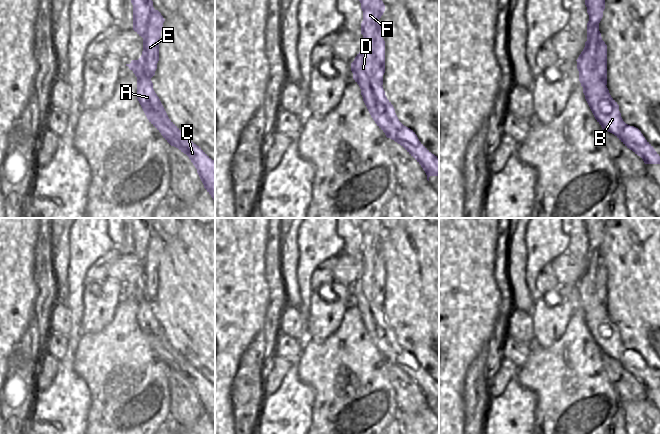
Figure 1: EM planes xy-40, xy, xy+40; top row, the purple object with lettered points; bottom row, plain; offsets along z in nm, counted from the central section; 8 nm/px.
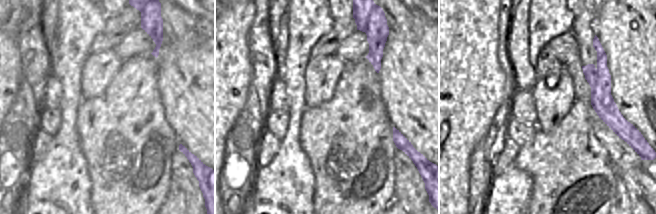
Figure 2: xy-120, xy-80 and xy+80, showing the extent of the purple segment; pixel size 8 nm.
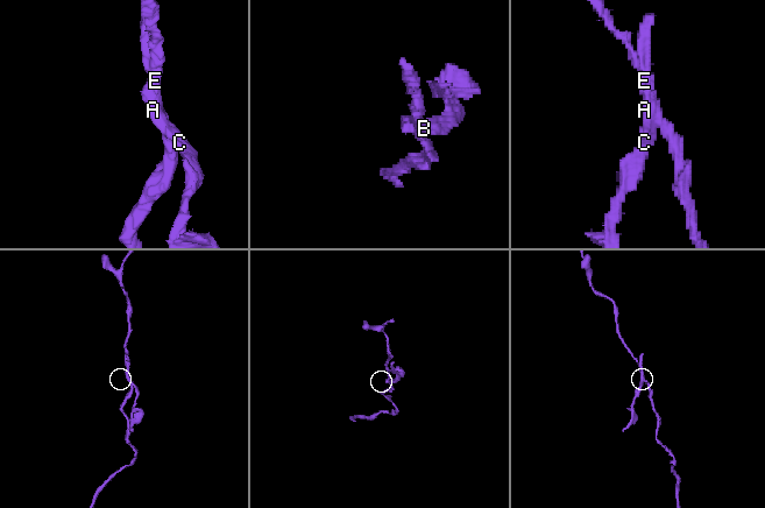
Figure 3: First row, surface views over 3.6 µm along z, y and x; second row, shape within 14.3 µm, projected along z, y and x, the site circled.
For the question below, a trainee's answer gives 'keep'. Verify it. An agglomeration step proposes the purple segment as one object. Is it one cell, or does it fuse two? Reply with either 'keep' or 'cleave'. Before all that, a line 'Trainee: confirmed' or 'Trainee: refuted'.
Trainee: refuted
cleave

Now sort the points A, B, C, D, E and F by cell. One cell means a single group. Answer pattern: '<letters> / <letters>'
A B C D F / E

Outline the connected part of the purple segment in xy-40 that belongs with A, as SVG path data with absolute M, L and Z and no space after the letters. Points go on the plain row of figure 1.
M143 280L126 288L137 301L137 323L149 346L171 369L186 378L204 409L215 425L215 385L194 368L168 341L159 321L153 313L151 301L145 295Z

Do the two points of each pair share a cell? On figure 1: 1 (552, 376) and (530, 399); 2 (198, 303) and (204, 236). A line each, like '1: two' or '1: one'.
1: two
2: one

